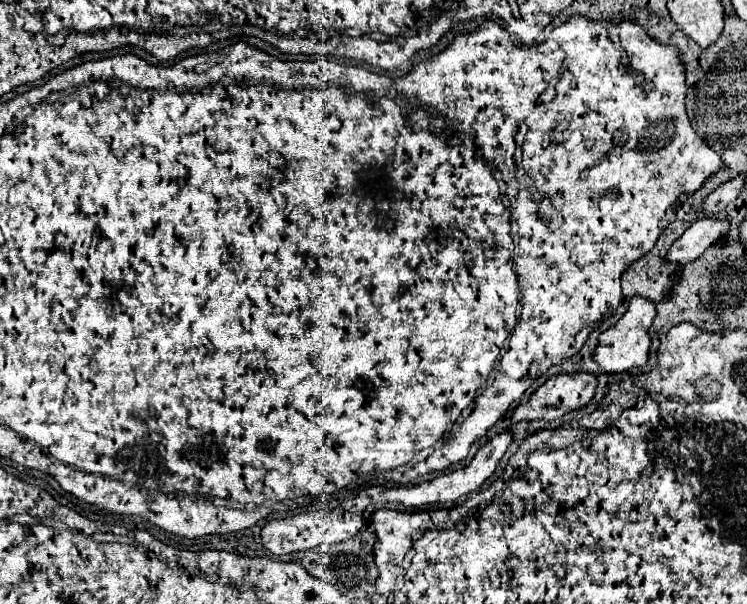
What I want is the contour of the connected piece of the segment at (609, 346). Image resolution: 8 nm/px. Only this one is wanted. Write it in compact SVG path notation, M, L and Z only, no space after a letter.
M634 297L626 309L626 313L622 315L622 319L612 325L610 329L606 329L604 333L598 335L598 345L592 353L592 361L600 367L600 371L604 373L620 373L620 371L628 371L634 367L644 367L648 361L648 349L650 349L650 337L648 337L648 327L652 323L656 315L654 303L644 299L644 297Z

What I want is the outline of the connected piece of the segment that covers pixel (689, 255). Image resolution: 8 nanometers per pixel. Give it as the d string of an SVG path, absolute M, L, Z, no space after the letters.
M710 217L694 221L694 225L672 243L672 249L668 249L668 261L684 265L698 259L704 253L704 249L712 245L716 239L720 239L726 231L728 221L716 221Z

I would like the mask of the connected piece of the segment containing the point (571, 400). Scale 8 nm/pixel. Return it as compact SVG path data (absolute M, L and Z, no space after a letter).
M564 373L550 377L538 391L530 395L526 403L514 409L512 423L558 419L572 409L584 407L596 389L596 377L592 373Z

